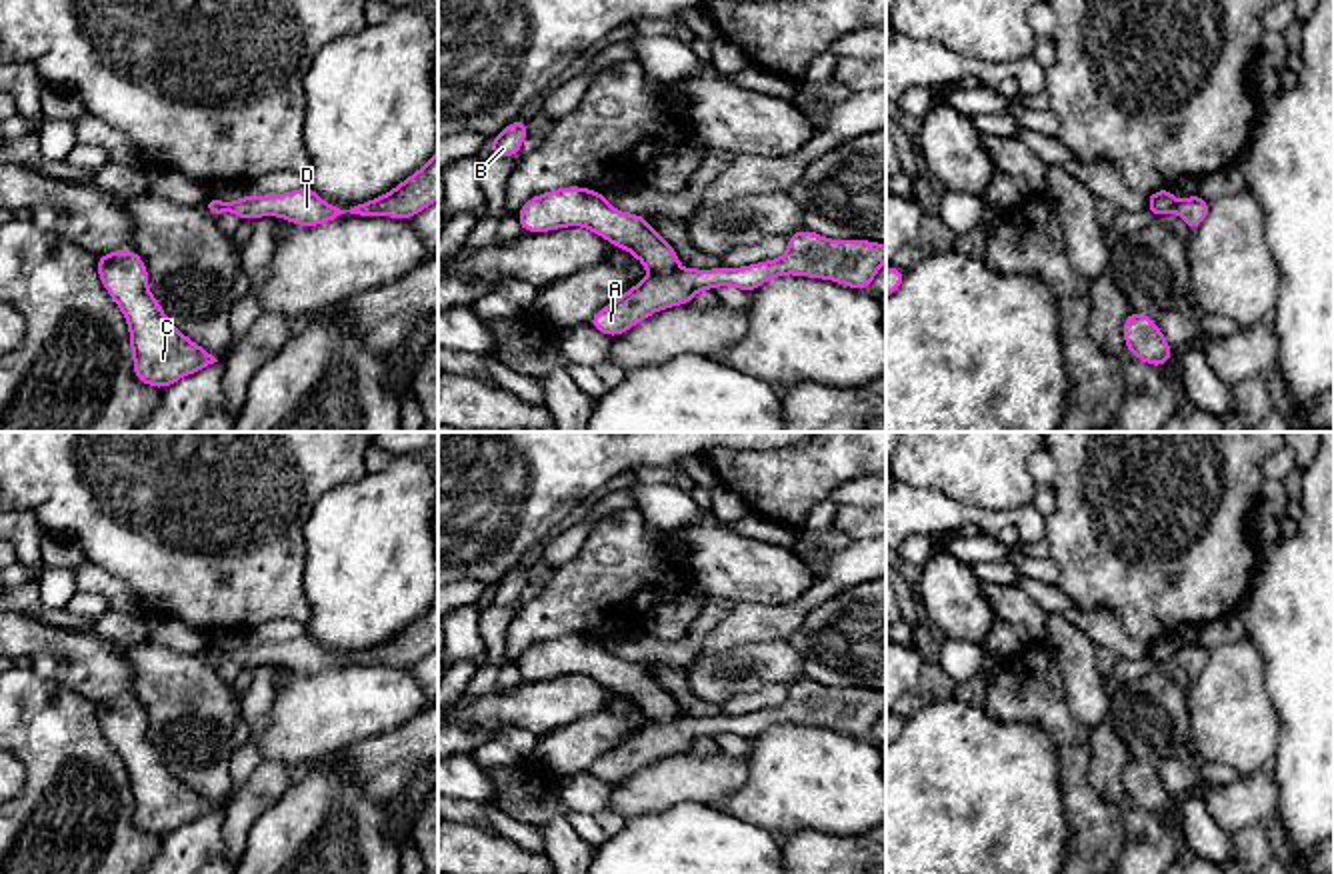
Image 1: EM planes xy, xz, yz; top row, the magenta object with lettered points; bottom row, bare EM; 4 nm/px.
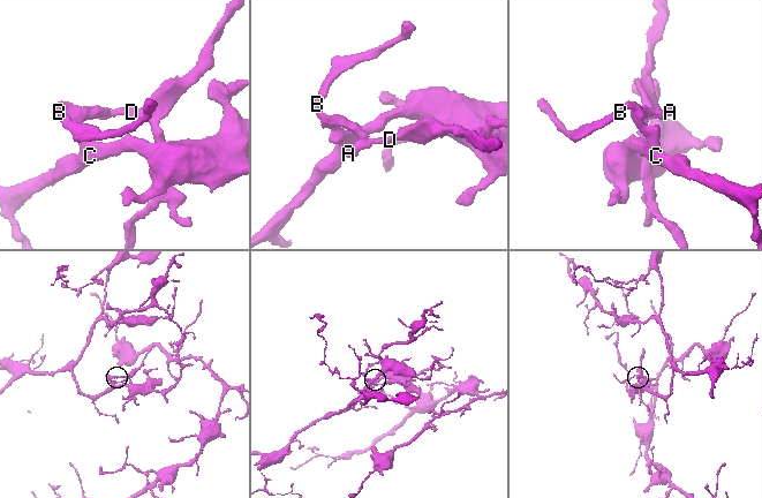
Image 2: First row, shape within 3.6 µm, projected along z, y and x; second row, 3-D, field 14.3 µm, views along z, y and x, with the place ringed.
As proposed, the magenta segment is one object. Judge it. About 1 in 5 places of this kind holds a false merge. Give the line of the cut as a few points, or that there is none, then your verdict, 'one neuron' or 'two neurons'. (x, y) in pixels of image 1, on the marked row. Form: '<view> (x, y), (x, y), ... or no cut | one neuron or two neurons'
xz (674, 270), (652, 276) | two neurons

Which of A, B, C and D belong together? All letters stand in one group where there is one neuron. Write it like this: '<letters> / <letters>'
A D / B C

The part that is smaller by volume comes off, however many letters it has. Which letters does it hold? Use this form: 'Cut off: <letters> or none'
Cut off: A, D

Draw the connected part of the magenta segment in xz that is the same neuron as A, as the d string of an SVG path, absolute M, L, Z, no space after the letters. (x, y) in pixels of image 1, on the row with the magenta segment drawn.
M798 230L788 236L788 250L776 260L742 268L684 268L668 276L648 276L598 310L588 324L614 338L658 310L690 304L698 290L734 286L752 292L770 278L784 274L826 278L864 290L884 260L886 246L880 242L828 240L816 232Z

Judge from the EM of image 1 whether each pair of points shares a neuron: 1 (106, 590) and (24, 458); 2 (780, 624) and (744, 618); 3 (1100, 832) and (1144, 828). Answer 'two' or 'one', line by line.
1: two
2: one
3: two

